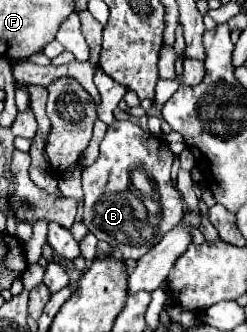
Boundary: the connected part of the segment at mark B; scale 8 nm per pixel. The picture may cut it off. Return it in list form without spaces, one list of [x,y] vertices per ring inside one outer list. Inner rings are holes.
[[[113,121],[103,137],[99,159],[83,169],[83,223],[97,239],[107,241],[115,251],[119,249],[125,259],[143,257],[183,215],[181,193],[171,181],[175,155],[169,151],[169,159],[165,159],[161,155],[165,149],[163,141],[145,133],[137,123]],[[135,167],[145,169],[151,181],[151,195],[141,193],[133,185],[131,171]]]

